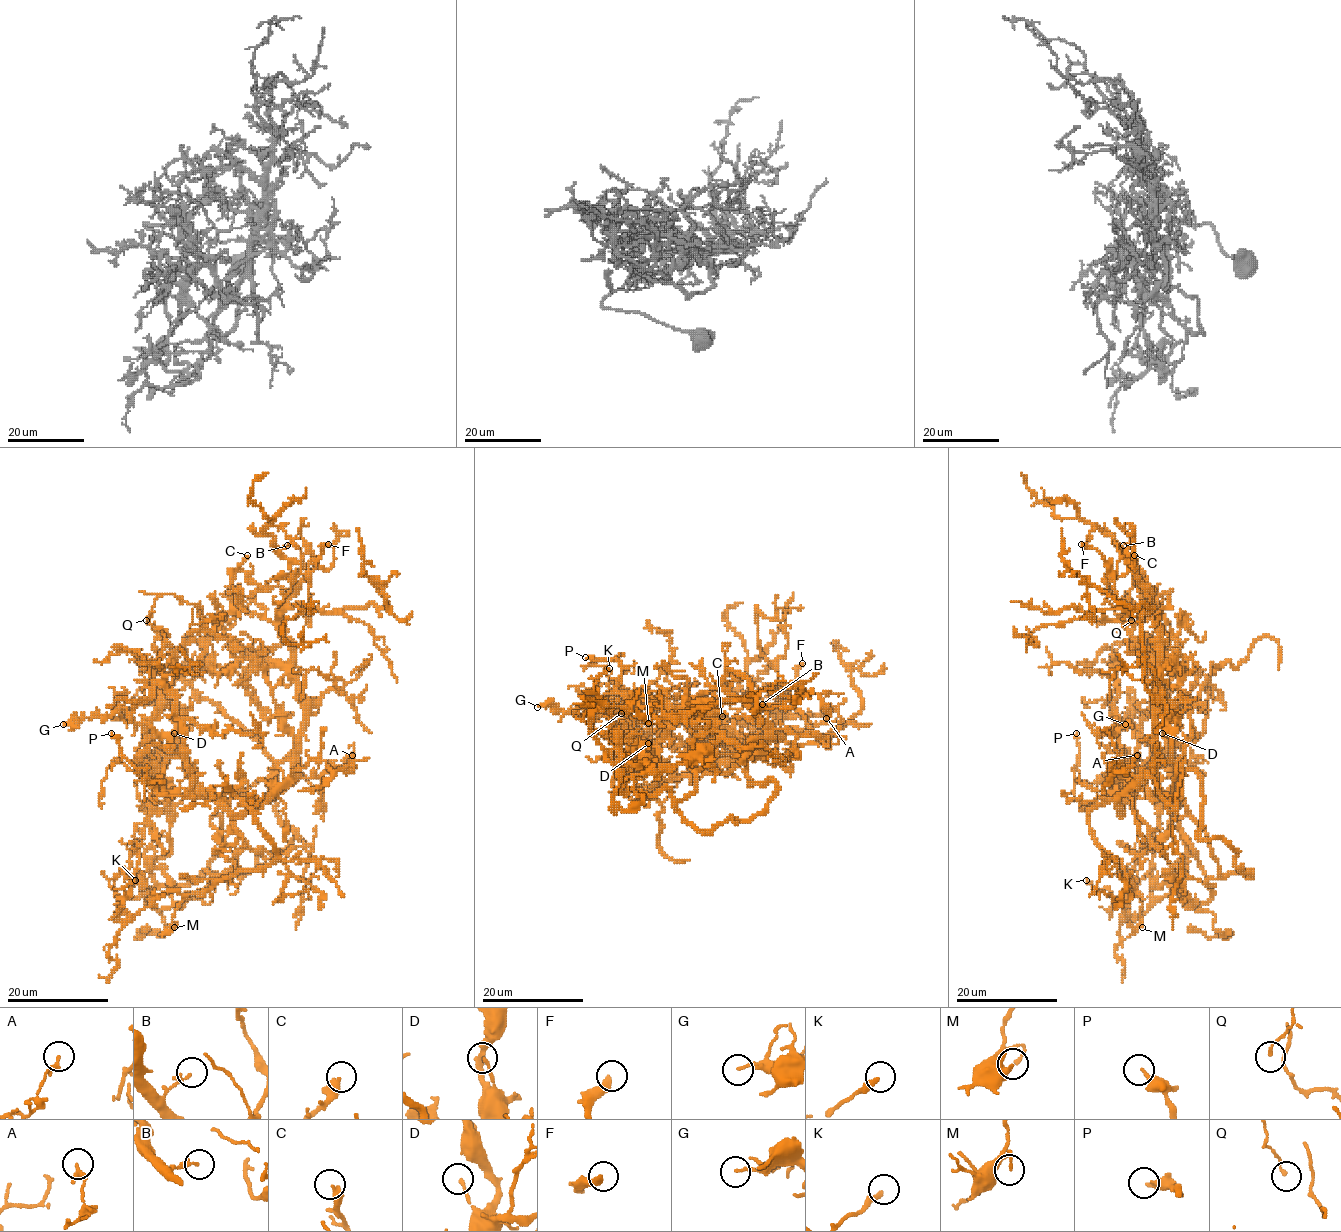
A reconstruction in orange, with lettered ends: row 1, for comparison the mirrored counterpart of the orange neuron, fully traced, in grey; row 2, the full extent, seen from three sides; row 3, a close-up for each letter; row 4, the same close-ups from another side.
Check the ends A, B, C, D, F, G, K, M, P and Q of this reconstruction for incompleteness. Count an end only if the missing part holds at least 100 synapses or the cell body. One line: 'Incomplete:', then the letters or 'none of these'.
Incomplete: none of these

